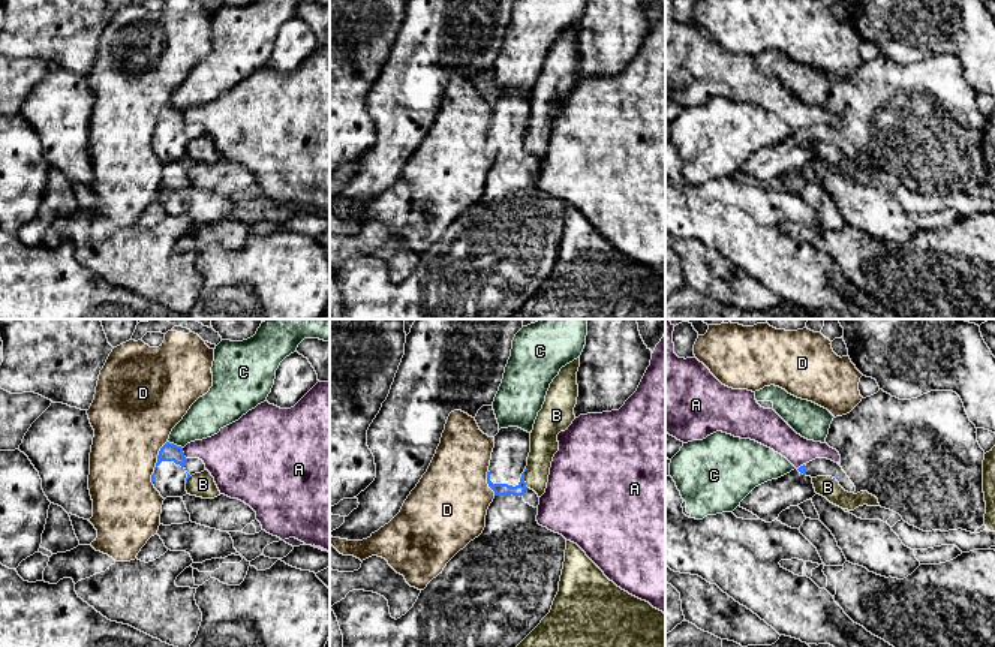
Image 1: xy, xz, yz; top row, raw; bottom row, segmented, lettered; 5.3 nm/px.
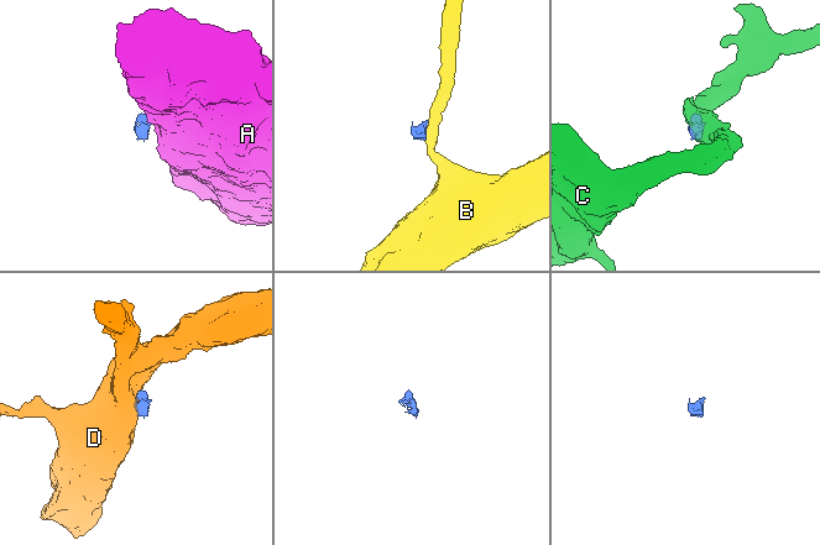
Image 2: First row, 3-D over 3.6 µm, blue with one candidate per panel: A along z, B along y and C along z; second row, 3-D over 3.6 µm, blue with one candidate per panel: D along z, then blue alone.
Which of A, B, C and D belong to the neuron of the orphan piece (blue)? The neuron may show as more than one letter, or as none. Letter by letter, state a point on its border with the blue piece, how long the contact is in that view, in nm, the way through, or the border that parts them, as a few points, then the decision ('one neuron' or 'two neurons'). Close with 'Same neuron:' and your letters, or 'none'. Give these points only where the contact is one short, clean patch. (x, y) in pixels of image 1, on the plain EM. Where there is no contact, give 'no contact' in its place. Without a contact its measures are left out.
A: contact xy (183, 119); length 70 nm; border xy (182, 113), (186, 123); two neurons
B: contact xz (523, 143); length 110 nm; border xz (525, 134), (525, 149), (528, 152); two neurons
C: contact xy (176, 110); length 90 nm; border xy (168, 105), (182, 113); two neurons
D: contact xy (158, 120); length 180 nm; border xy (167, 105), (159, 116), (153, 134); two neurons
Same neuron: none

